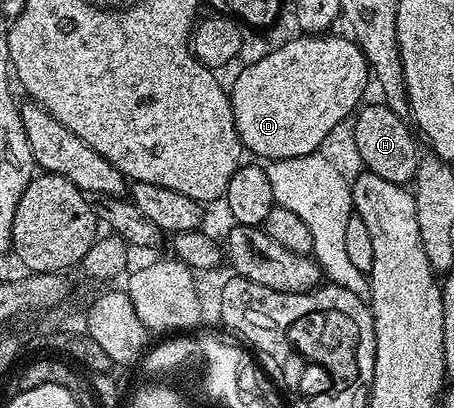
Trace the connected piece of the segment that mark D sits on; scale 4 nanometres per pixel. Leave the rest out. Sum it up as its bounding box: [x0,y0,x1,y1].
[230,32,370,160]

